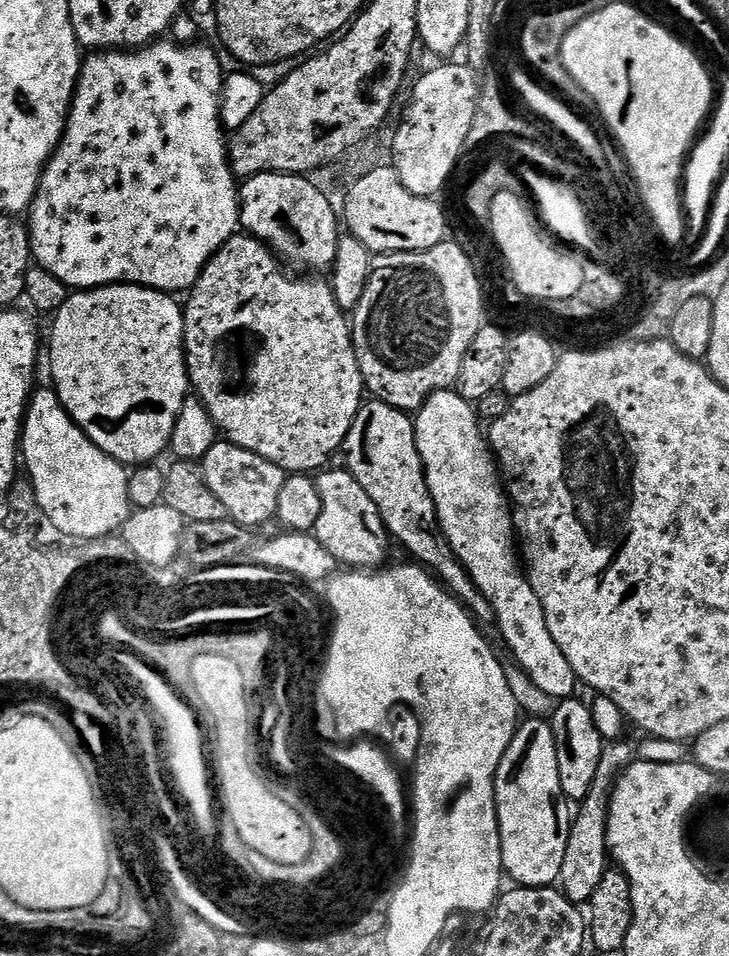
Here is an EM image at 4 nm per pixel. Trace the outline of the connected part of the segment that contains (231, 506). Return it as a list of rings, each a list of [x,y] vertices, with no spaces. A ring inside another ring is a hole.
[[[217,442],[203,458],[202,467],[206,486],[214,490],[218,502],[226,506],[228,519],[243,528],[256,530],[259,524],[264,524],[275,517],[278,510],[278,497],[282,495],[282,486],[286,473],[274,462],[254,454],[237,444]]]

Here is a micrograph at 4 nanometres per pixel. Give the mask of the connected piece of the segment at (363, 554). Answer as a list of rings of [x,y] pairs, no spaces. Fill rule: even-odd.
[[[337,466],[333,472],[328,471],[321,471],[315,477],[318,494],[322,498],[322,514],[318,514],[314,535],[318,538],[318,542],[322,542],[322,546],[326,546],[326,550],[330,550],[330,554],[334,554],[337,565],[347,566],[352,570],[379,569],[385,563],[384,555],[388,552],[390,537],[388,531],[384,529],[382,518],[378,514],[378,506],[374,506],[370,494],[366,494],[366,490],[362,490],[358,478],[354,478],[343,467]]]

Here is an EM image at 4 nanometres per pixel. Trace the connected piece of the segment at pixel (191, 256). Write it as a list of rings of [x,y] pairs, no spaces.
[[[153,42],[135,50],[96,50],[83,57],[76,92],[72,96],[68,121],[64,127],[64,137],[45,164],[36,197],[32,199],[32,207],[26,213],[33,261],[58,278],[69,290],[107,288],[110,284],[139,284],[142,288],[154,288],[157,292],[187,293],[196,285],[214,253],[231,236],[237,235],[241,227],[238,178],[232,173],[228,159],[230,144],[226,139],[226,129],[220,123],[220,91],[226,73],[220,65],[217,49],[207,48],[204,42],[164,43]]]

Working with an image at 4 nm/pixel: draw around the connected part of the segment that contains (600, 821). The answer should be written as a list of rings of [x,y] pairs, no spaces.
[[[624,740],[605,743],[602,750],[602,762],[598,766],[598,774],[594,774],[594,782],[590,786],[590,794],[579,801],[572,818],[570,842],[566,842],[566,859],[562,862],[558,887],[564,897],[577,906],[587,905],[594,890],[598,890],[598,882],[602,882],[602,874],[610,867],[610,849],[608,846],[608,801],[612,798],[612,787],[616,778],[633,763],[632,748]]]

